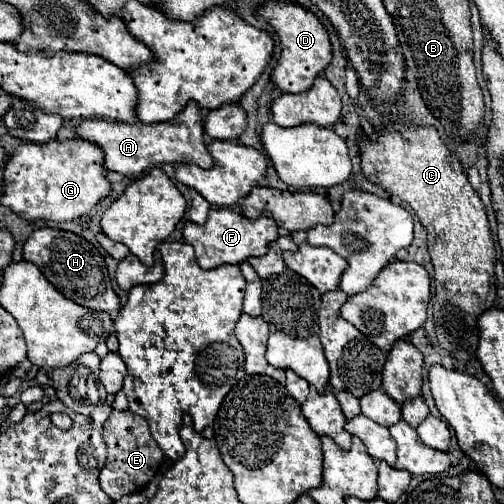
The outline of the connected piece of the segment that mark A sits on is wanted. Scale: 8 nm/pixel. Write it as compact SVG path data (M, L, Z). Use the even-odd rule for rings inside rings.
M188 102L188 106L176 114L168 122L160 124L144 124L144 122L106 122L106 120L82 120L76 126L76 138L98 144L104 152L104 168L114 170L124 176L140 176L148 166L162 164L196 164L200 168L212 168L214 160L206 150L204 142L204 118L202 110L196 102Z

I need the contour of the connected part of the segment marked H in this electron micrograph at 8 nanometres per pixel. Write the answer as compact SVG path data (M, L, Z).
M40 228L32 232L32 236L24 242L22 254L24 254L24 260L36 264L40 272L46 276L46 280L68 300L80 306L92 308L92 310L104 310L112 318L120 312L120 300L116 292L112 290L112 282L108 276L108 268L104 264L104 256L84 238L72 232Z

